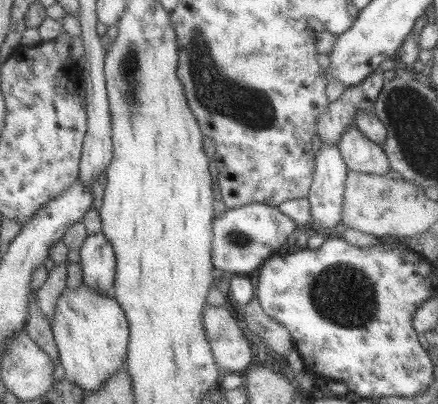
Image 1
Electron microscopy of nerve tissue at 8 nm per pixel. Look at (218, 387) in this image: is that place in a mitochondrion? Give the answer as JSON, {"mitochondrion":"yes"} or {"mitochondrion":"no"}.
{"mitochondrion":"no"}

